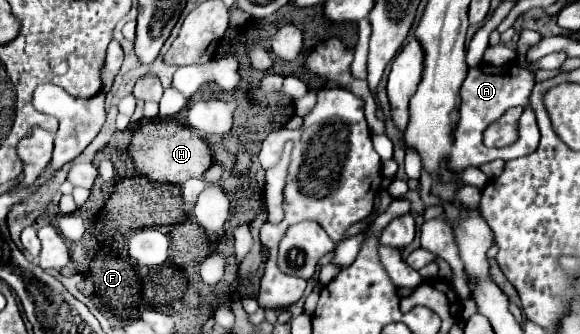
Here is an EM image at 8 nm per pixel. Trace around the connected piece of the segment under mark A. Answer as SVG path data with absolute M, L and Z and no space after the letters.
M516 61L508 63L504 67L492 67L492 65L472 67L468 71L468 77L462 83L462 89L460 89L460 95L462 95L460 121L458 121L458 125L454 129L454 145L452 145L452 151L448 155L446 167L452 173L462 173L468 167L480 167L480 165L484 165L488 161L494 161L494 159L510 161L510 159L524 157L524 155L530 155L532 151L536 151L540 131L538 131L534 113L522 113L522 117L520 117L520 139L514 145L504 147L504 149L488 149L482 143L484 129L492 121L496 121L498 117L502 117L502 113L508 107L516 107L516 105L528 107L530 105L528 97L532 93L532 87L534 87L534 71L522 69Z

